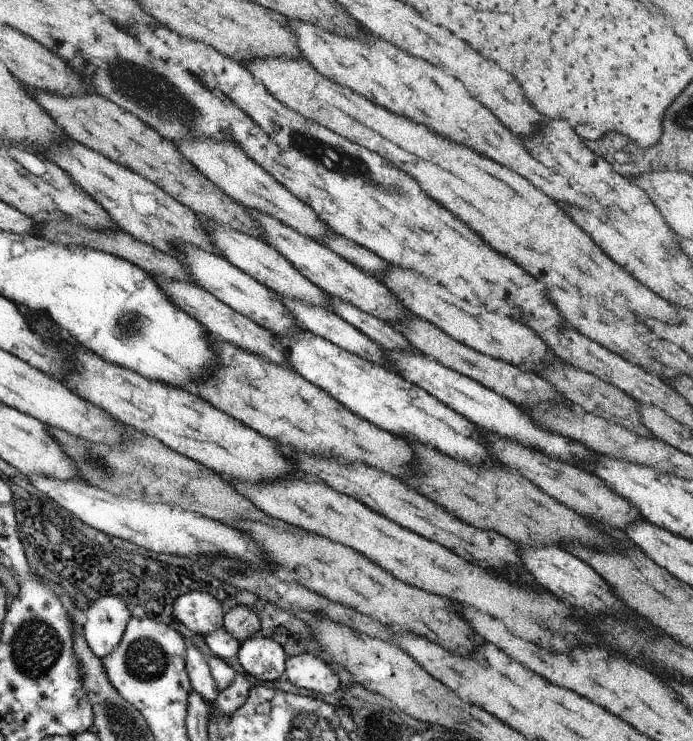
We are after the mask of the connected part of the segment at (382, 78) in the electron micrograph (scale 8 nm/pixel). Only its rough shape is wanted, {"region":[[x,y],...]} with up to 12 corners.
{"region":[[289,20],[332,82],[508,166],[568,206],[536,162],[458,78],[388,41]]}

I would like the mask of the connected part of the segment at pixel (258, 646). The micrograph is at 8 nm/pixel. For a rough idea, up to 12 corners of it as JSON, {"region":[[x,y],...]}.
{"region":[[254,635],[241,643],[238,662],[262,682],[284,672],[284,647]]}

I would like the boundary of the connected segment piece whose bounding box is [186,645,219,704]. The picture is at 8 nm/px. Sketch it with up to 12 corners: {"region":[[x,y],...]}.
{"region":[[198,648],[186,667],[194,692],[214,704],[219,690]]}

